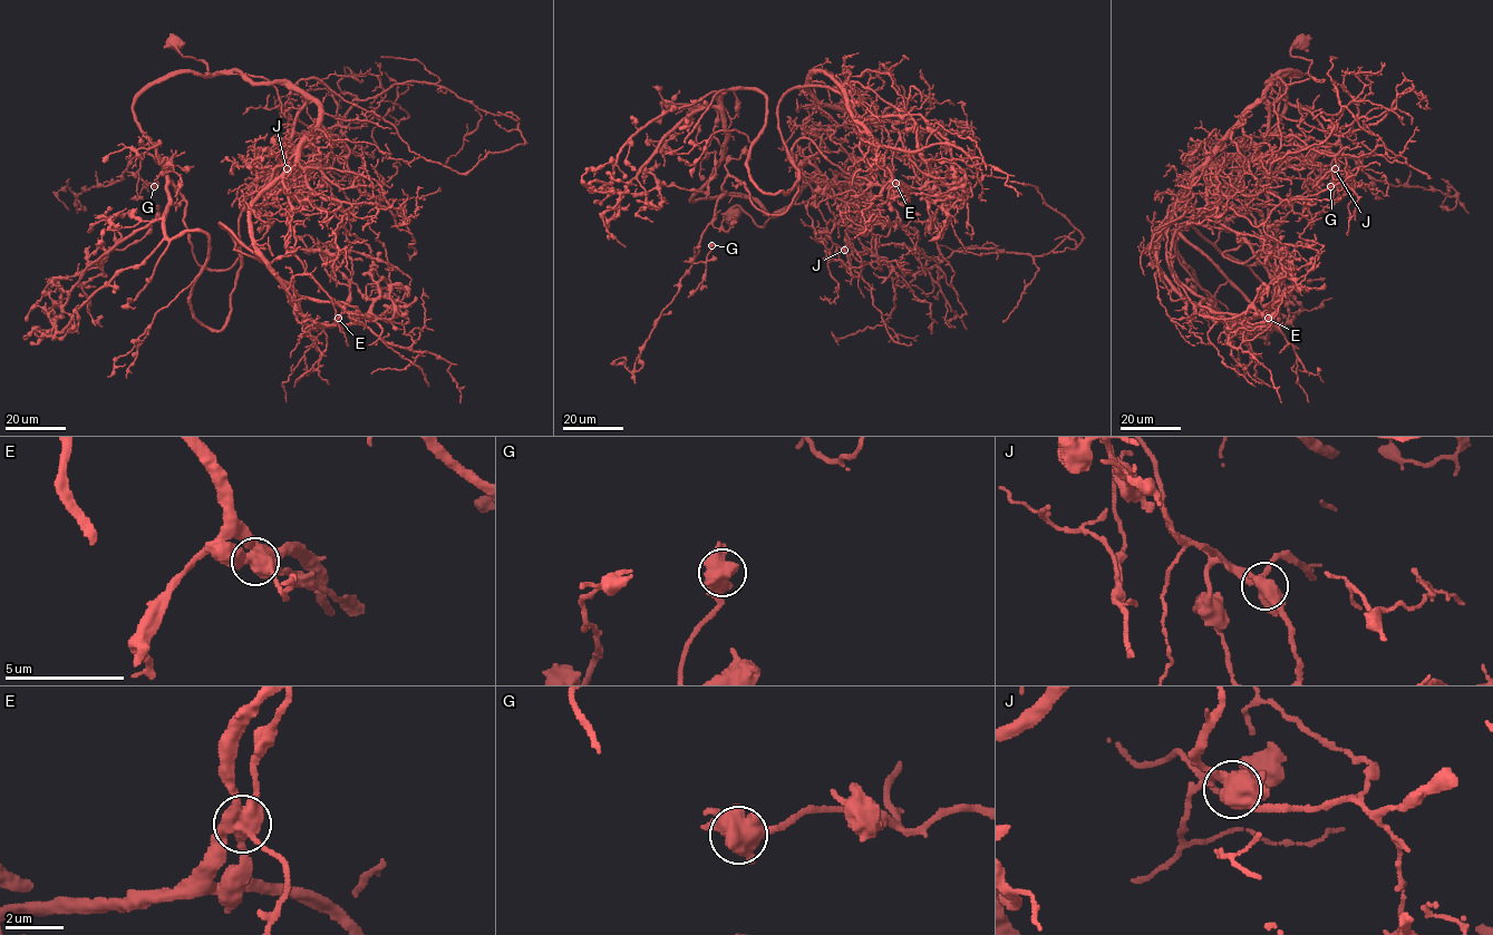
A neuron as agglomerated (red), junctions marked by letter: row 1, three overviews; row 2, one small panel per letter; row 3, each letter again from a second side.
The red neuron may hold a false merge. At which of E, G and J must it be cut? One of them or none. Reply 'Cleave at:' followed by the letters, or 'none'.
Cleave at: J

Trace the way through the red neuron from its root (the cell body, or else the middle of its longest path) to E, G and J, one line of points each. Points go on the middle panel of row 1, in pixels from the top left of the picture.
E: (733, 216), (762, 226), (811, 183), (865, 178), (858, 120), (898, 123), (895, 183)
G: (733, 216), (863, 182), (839, 205), (804, 161), (766, 214), (727, 176), (694, 262), (711, 245)
J: (733, 216), (739, 205), (762, 226), (811, 183), (847, 186), (843, 212), (851, 245), (843, 250)

